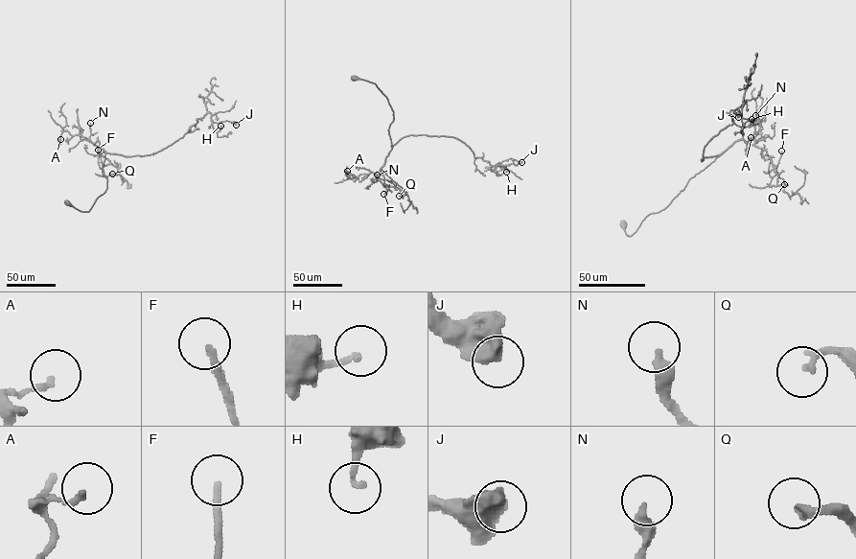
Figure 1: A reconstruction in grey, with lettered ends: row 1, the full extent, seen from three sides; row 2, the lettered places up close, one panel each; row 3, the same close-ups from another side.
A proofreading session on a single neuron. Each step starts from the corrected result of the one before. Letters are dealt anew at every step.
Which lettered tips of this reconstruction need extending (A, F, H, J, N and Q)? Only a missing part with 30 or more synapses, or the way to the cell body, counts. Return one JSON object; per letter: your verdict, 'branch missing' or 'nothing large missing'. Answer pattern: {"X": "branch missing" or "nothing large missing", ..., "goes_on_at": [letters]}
{"A": "nothing large missing", "F": "nothing large missing", "H": "nothing large missing", "J": "nothing large missing", "N": "nothing large missing", "Q": "nothing large missing", "goes_on_at": []}

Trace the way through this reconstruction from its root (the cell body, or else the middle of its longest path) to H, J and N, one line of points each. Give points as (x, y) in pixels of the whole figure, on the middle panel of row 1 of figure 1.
H: (354, 79), (374, 82), (387, 99), (391, 148), (411, 135), (452, 136), (474, 157), (505, 166), (506, 172)
J: (354, 79), (374, 82), (387, 99), (391, 148), (411, 135), (452, 136), (492, 166), (521, 162)
N: (354, 79), (374, 82), (393, 111), (388, 129), (391, 150), (380, 173), (375, 174), (377, 178), (377, 174)

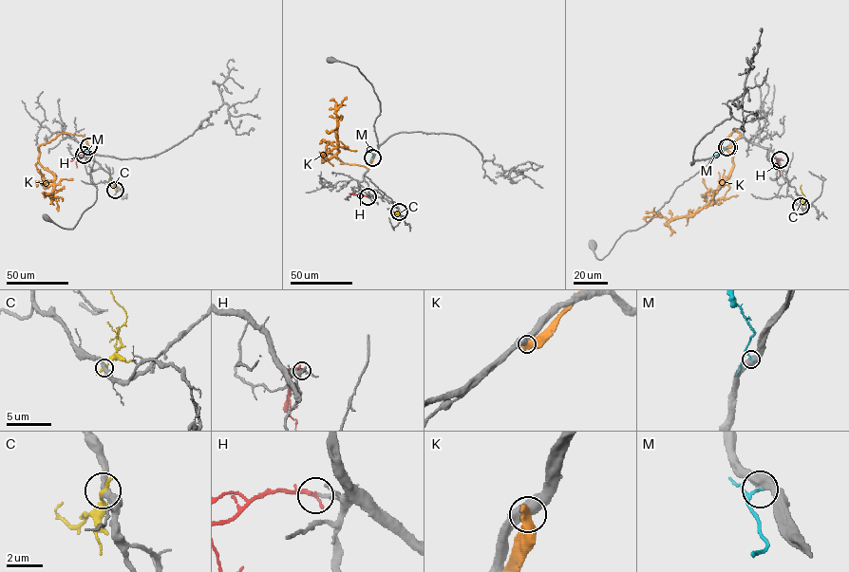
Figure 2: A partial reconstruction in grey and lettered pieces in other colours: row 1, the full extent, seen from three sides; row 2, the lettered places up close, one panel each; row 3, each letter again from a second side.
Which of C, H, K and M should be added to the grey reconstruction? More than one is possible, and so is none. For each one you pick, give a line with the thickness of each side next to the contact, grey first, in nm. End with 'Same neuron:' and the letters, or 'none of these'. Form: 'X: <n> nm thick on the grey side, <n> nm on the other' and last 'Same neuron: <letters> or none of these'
H: 130 nm thick on the grey side, 240 nm on the other
Same neuron: H

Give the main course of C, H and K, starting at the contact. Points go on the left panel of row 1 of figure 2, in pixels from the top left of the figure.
C: (115, 190), (110, 174)
H: (84, 155), (71, 160), (65, 159)
K: (88, 146), (84, 136), (65, 133), (38, 147), (40, 164), (54, 175), (52, 198), (60, 197), (62, 201)

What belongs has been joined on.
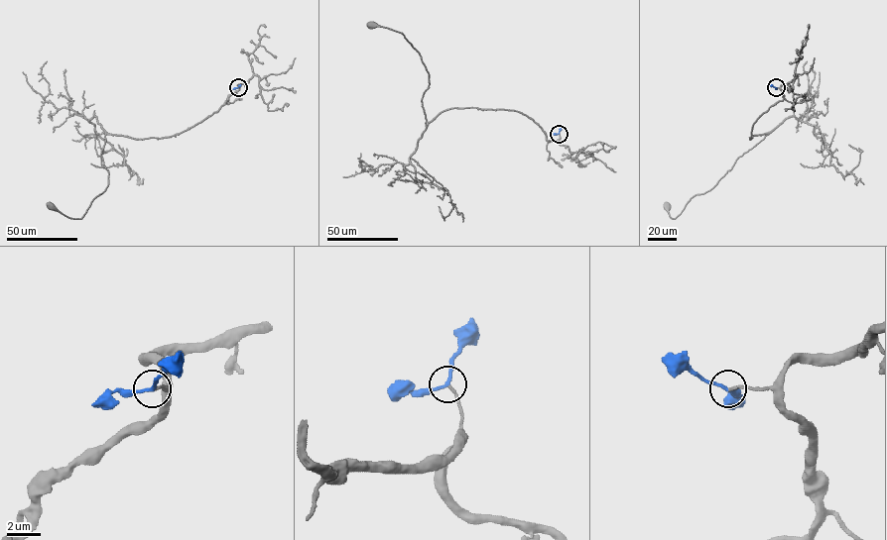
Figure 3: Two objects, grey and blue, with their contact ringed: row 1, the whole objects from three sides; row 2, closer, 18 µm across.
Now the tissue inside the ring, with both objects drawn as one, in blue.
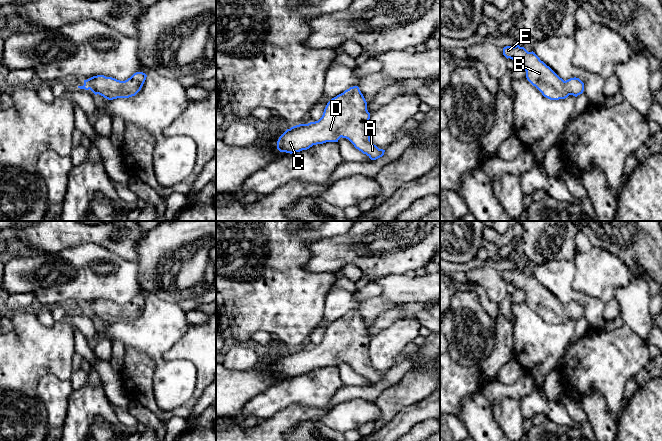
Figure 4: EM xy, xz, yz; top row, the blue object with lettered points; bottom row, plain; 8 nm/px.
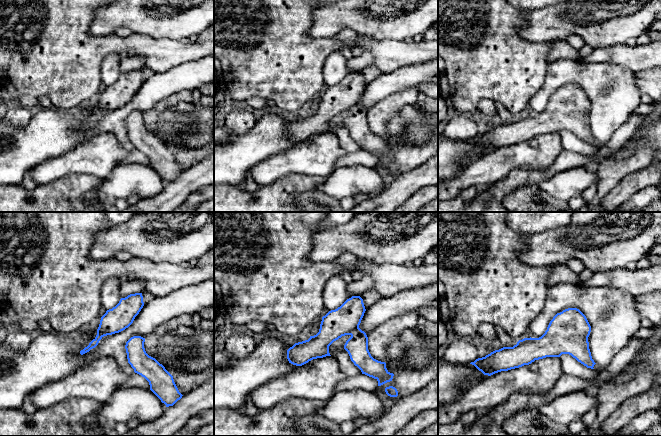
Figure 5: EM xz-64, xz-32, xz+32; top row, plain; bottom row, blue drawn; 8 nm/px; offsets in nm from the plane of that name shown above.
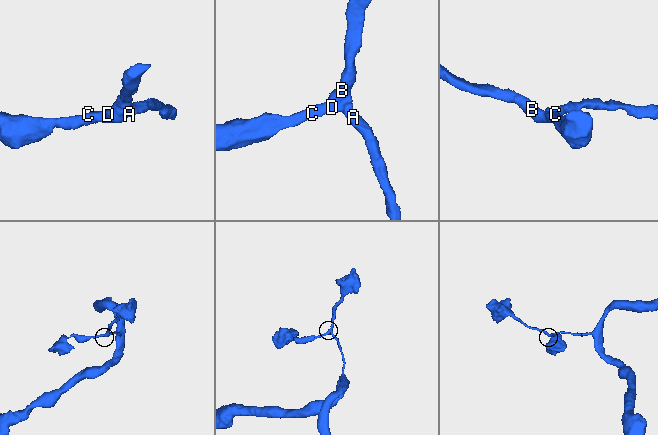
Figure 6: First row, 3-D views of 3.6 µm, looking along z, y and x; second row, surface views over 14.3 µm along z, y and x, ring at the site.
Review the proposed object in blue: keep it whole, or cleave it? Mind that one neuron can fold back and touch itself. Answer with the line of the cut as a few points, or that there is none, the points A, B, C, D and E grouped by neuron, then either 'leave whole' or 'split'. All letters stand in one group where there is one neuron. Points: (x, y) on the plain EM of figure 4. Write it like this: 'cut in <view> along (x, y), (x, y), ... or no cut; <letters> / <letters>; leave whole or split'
no cut; A B C D E; leave whole

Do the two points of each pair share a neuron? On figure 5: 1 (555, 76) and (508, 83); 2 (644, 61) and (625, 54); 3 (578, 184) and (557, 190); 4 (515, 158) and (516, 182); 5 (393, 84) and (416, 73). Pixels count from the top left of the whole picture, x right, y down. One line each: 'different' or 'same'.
1: different
2: same
3: same
4: different
5: same

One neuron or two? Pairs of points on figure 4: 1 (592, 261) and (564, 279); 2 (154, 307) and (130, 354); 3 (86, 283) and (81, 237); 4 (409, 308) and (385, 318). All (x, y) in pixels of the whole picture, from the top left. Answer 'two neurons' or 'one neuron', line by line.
1: two neurons
2: two neurons
3: two neurons
4: one neuron

